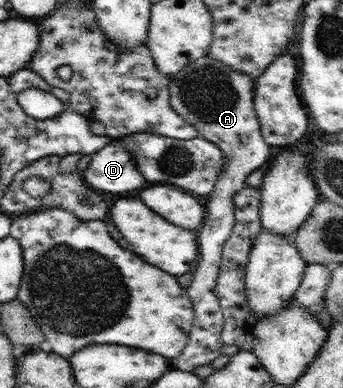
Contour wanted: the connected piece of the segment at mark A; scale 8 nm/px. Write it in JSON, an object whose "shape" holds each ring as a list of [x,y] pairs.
{"shape":[[[205,55],[189,63],[181,72],[170,77],[168,86],[170,105],[175,113],[198,130],[198,136],[209,141],[223,152],[223,173],[206,204],[206,219],[196,231],[199,257],[188,294],[194,305],[192,331],[183,351],[171,360],[171,366],[191,372],[198,365],[205,365],[223,354],[222,329],[224,317],[215,293],[218,280],[222,247],[235,225],[233,197],[246,185],[247,178],[255,169],[271,161],[271,147],[260,133],[253,105],[254,81],[211,55]]]}

